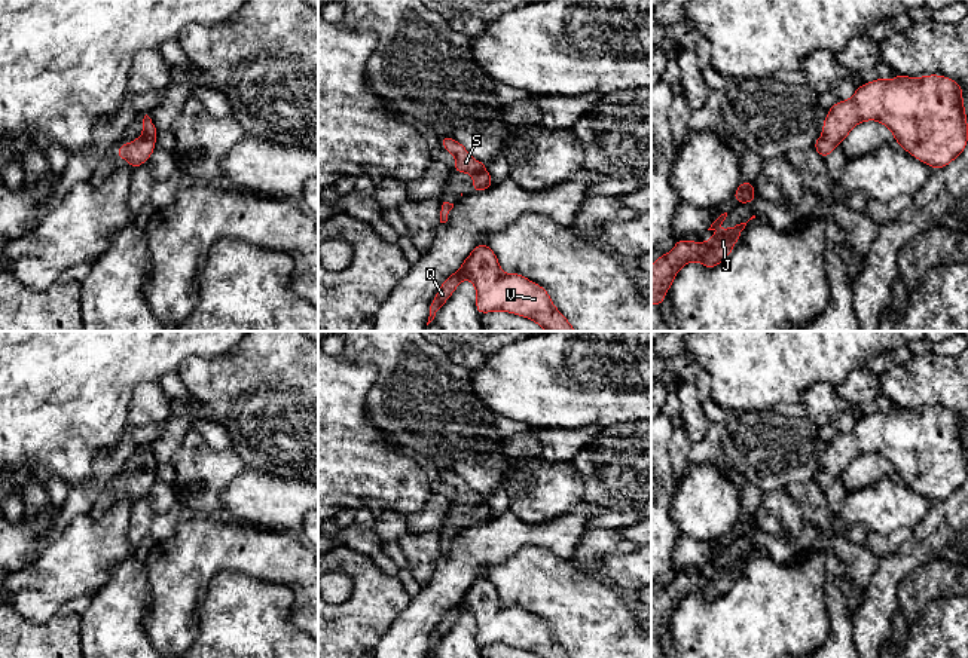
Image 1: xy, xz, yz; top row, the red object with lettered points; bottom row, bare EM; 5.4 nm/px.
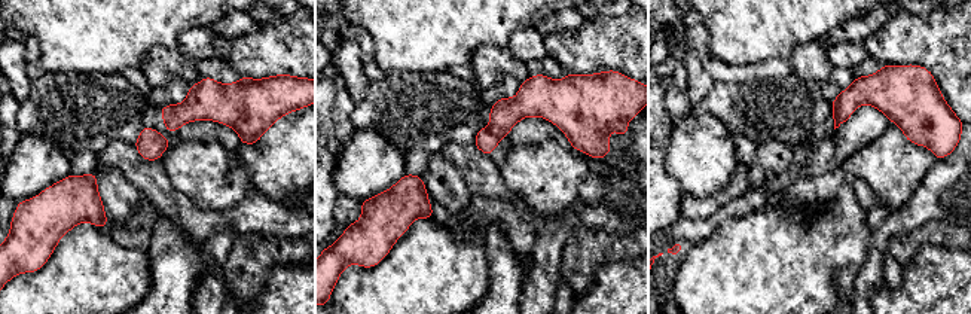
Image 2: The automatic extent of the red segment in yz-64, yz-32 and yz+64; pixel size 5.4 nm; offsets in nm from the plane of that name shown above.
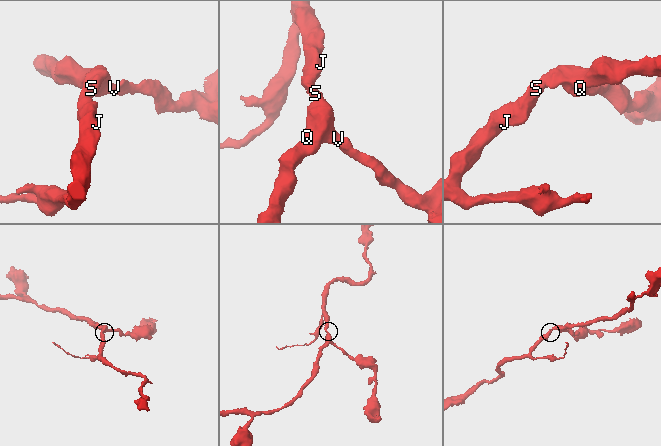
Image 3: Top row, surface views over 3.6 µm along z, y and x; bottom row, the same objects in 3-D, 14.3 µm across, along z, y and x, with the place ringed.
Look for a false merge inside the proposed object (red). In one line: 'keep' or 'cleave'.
keep

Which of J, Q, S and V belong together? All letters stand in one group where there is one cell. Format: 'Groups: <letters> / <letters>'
Groups: J Q S V

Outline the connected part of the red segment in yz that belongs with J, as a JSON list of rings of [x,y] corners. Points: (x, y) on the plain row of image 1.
[[[746,556],[736,557],[715,566],[706,575],[693,575],[680,572],[671,585],[659,588],[651,599],[651,637],[660,639],[665,633],[665,625],[672,619],[672,613],[678,603],[690,594],[700,594],[706,602],[724,594],[732,585],[739,567]]]

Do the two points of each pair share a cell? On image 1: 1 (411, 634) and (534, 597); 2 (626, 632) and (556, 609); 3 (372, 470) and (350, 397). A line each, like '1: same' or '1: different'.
1: different
2: same
3: same

